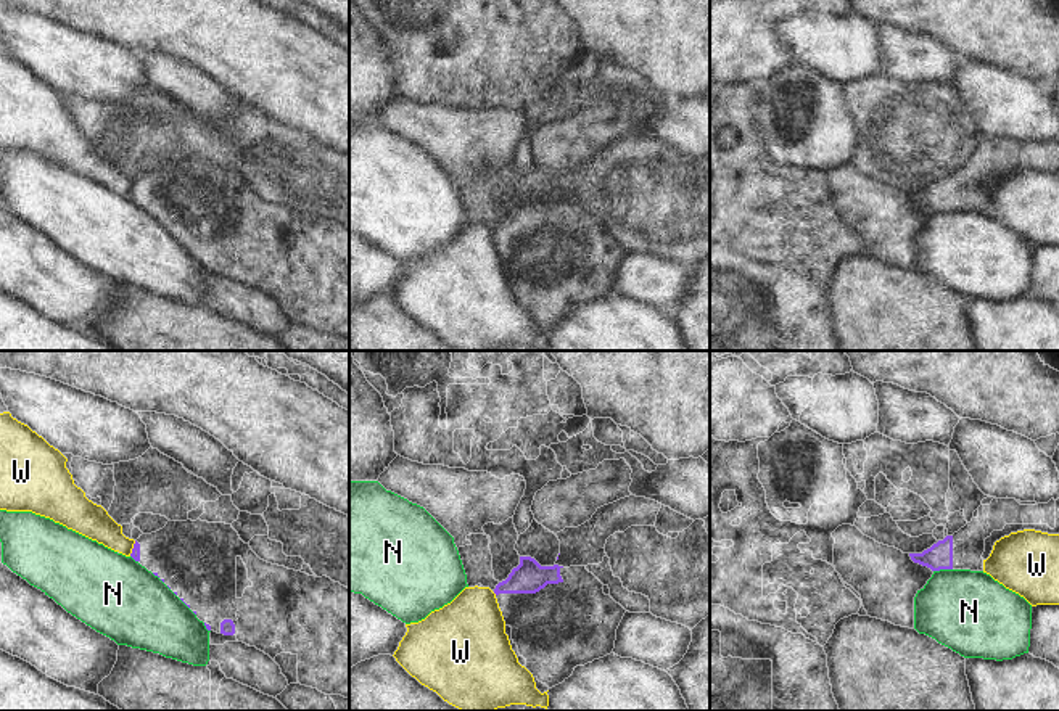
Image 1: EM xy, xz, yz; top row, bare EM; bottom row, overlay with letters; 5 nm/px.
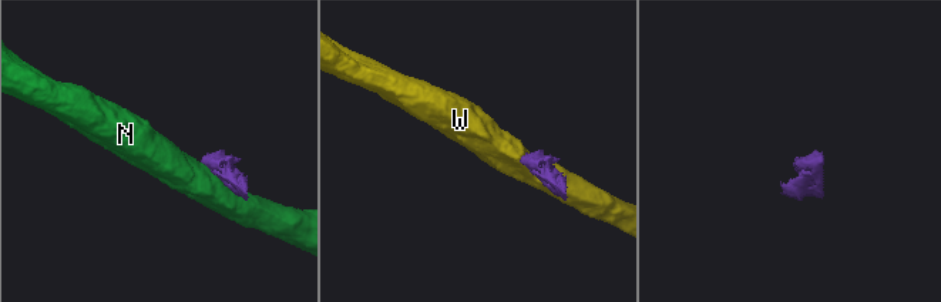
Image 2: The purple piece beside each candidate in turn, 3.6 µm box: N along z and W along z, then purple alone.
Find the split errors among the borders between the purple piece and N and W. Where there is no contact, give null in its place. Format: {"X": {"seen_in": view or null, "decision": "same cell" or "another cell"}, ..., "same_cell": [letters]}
{"N": {"seen_in": "yz", "decision": "another cell"}, "W": {"seen_in": "xy", "decision": "another cell"}, "same_cell": []}

